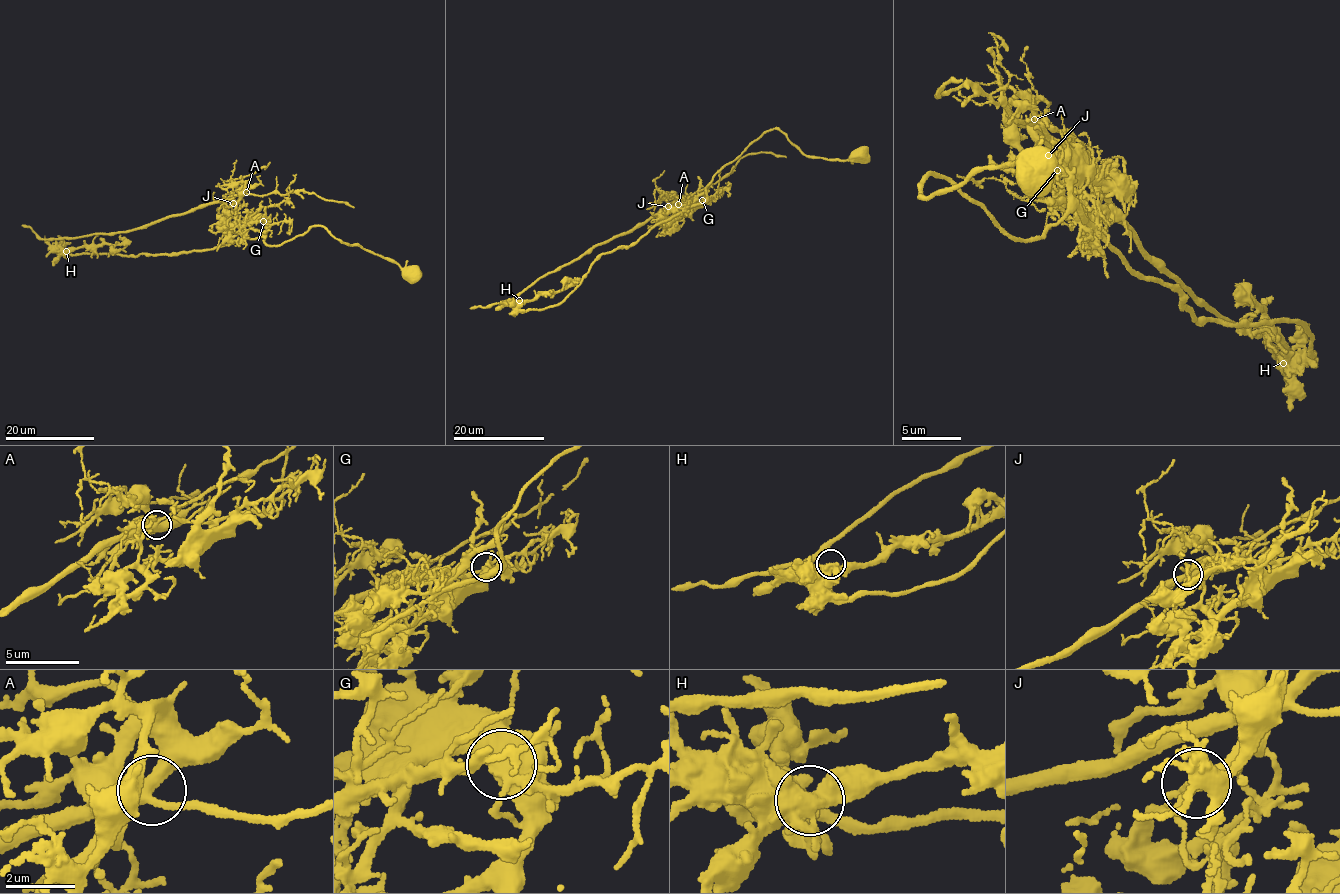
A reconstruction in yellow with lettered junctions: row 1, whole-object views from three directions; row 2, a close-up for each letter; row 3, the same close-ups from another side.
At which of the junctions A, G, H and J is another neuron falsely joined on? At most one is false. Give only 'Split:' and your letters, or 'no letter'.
Split: J

